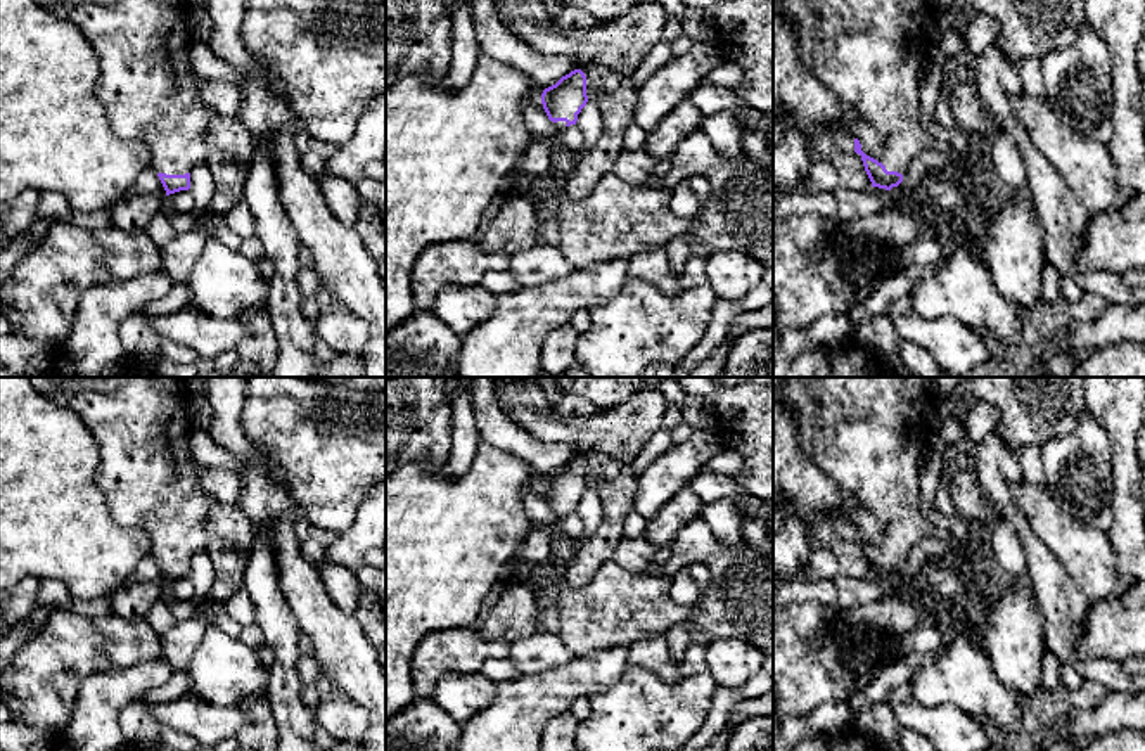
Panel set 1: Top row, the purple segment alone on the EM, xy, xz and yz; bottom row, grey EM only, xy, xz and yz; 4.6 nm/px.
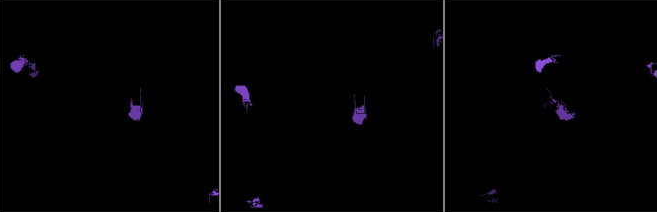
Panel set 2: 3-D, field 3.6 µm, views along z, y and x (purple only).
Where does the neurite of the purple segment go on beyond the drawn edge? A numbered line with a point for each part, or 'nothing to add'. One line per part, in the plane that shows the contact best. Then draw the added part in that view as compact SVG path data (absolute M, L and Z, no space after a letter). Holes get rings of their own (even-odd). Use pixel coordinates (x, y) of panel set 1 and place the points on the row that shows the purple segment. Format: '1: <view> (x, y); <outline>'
1: xy (146, 82); M35 0L43 9L71 21L92 43L99 57L95 93L106 107L112 132L121 138L142 140L150 149L156 173L185 175L206 161L204 132L216 116L197 92L202 78L192 69L192 12L187 0Z

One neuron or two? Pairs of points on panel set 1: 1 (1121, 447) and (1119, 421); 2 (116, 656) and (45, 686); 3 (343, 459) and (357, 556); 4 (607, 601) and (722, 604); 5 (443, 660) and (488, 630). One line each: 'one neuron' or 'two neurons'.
1: one neuron
2: one neuron
3: two neurons
4: one neuron
5: two neurons

